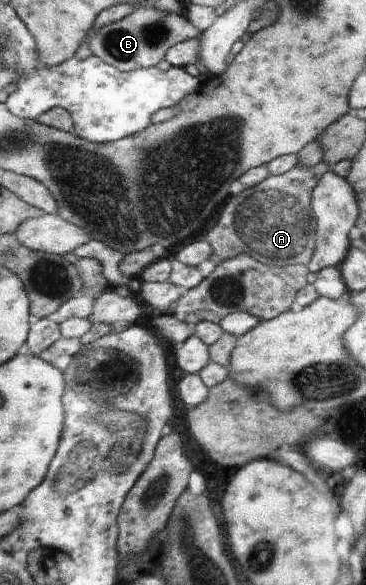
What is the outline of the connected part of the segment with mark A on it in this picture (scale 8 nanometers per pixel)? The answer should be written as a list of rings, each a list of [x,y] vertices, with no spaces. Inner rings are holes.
[[[299,165],[280,176],[268,176],[243,193],[229,199],[217,225],[205,237],[215,255],[229,258],[249,254],[261,263],[276,266],[307,265],[315,249],[317,222],[312,210],[312,193],[318,179],[313,168]]]

